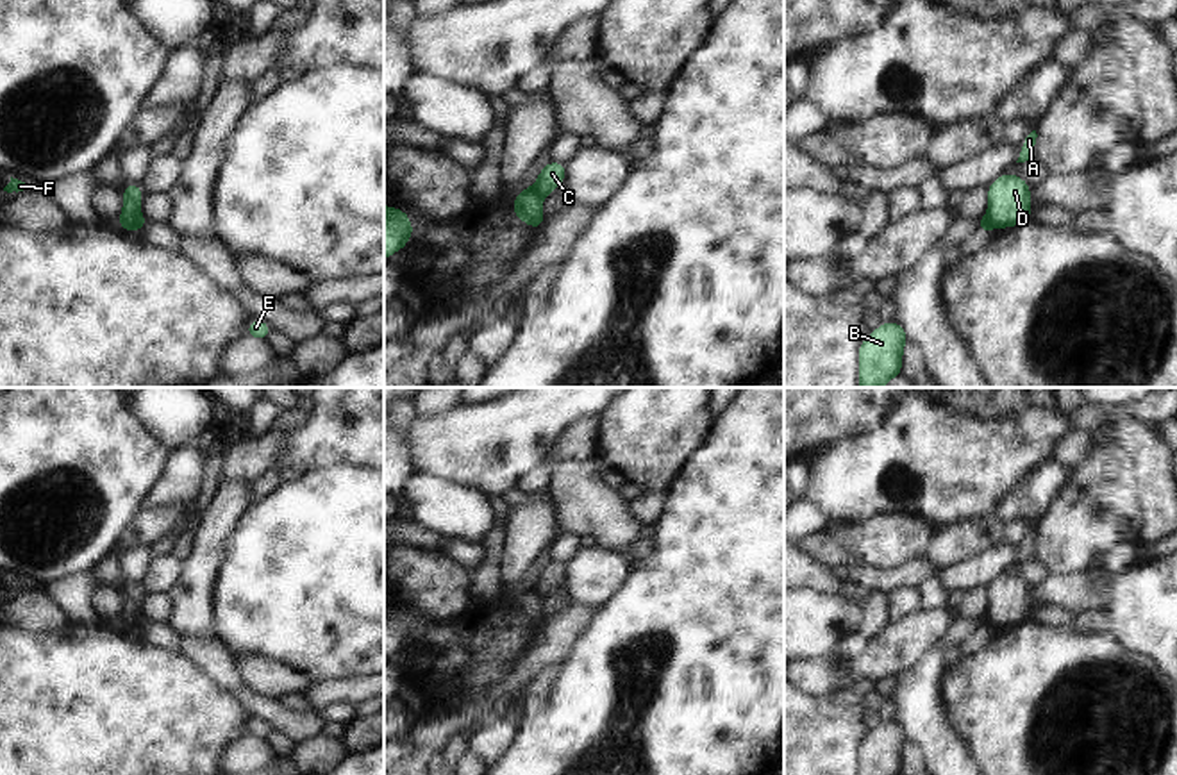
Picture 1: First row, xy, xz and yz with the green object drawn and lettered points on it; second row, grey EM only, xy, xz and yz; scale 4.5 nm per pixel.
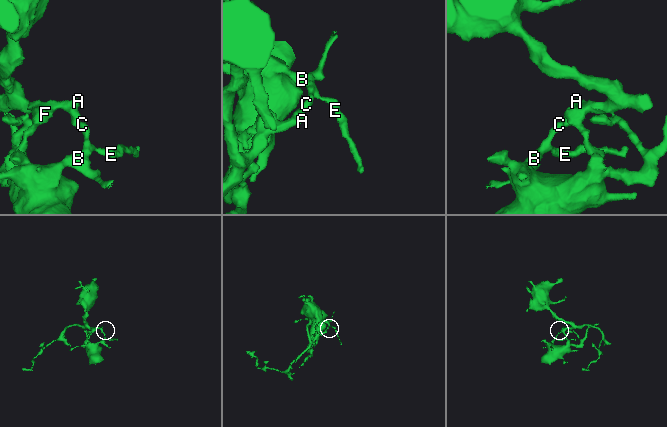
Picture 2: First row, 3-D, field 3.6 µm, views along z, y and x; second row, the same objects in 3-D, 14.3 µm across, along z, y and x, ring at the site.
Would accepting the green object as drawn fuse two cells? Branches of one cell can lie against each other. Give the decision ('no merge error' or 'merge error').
merge error

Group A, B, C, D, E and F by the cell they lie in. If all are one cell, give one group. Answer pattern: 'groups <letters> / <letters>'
groups A D F / B C E

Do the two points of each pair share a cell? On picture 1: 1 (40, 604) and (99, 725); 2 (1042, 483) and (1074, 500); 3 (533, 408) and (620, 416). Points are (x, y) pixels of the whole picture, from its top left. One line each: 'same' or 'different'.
1: different
2: different
3: different

